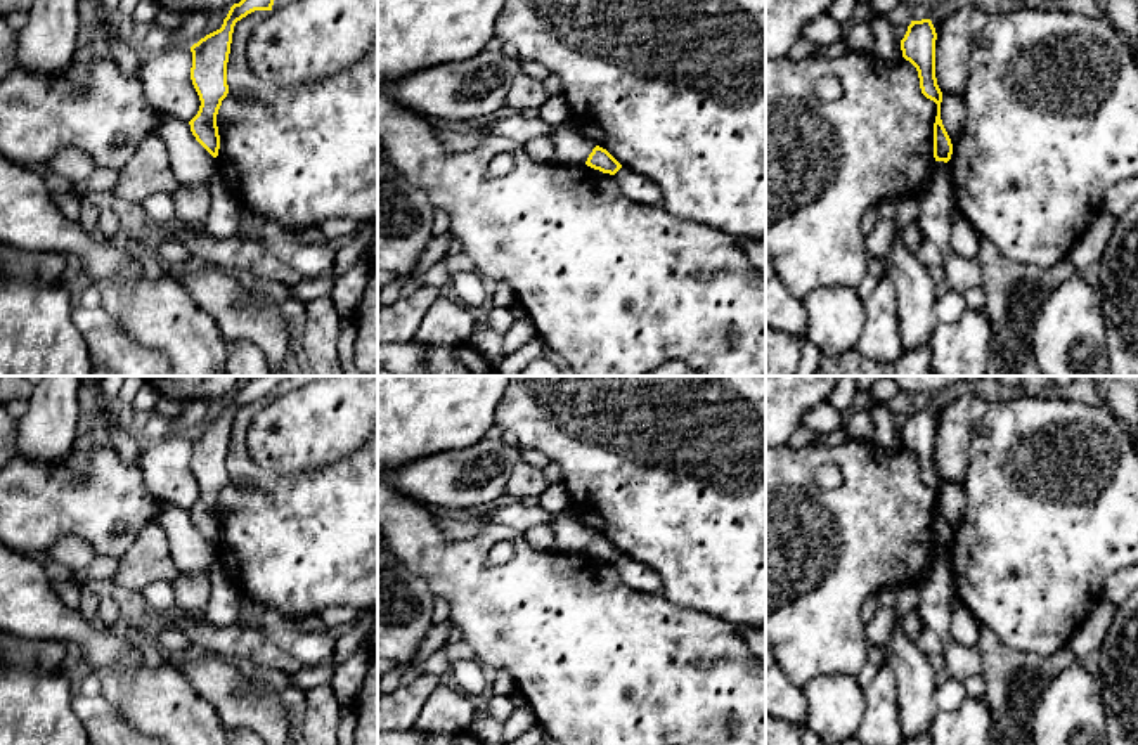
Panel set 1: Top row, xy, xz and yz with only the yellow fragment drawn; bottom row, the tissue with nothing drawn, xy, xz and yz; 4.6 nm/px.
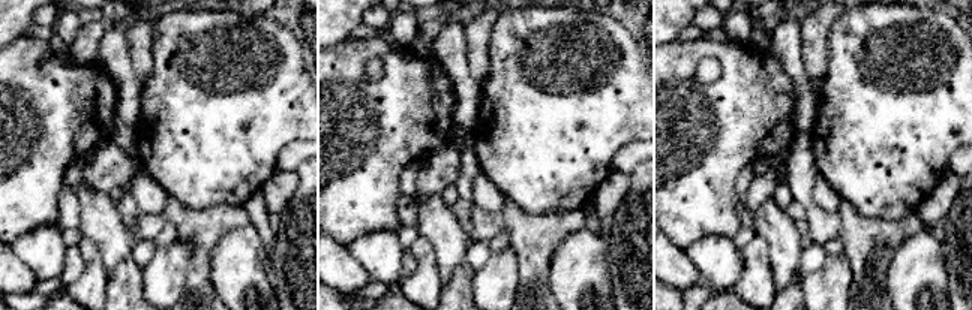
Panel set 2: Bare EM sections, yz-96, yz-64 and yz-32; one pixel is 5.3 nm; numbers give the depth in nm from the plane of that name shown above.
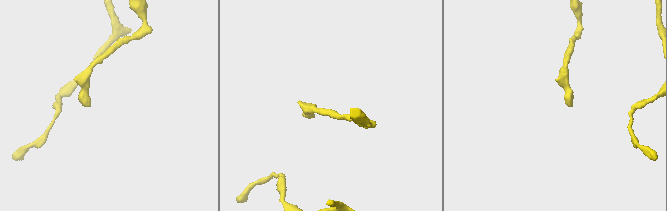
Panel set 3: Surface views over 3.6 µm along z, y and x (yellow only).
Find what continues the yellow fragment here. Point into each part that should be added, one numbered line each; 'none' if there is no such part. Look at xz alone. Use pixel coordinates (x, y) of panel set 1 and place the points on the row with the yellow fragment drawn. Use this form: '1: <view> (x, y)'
none

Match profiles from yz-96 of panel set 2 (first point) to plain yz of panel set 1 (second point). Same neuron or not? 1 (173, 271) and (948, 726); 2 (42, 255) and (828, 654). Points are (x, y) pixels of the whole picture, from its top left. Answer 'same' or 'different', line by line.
1: same
2: different

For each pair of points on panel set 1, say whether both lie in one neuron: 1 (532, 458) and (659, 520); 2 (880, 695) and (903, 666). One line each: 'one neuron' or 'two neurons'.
1: two neurons
2: two neurons

